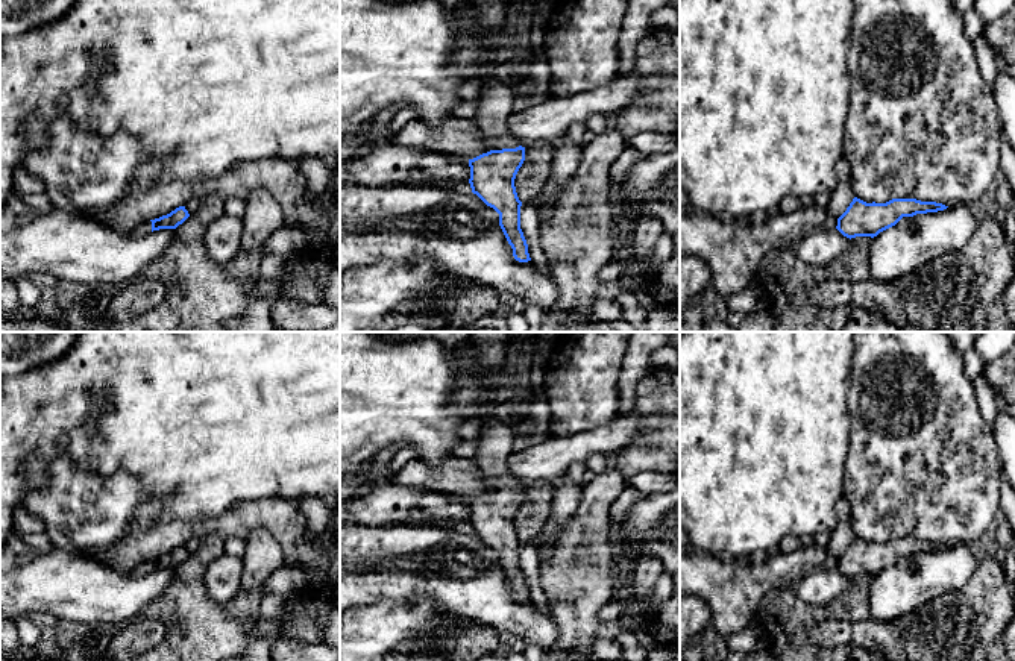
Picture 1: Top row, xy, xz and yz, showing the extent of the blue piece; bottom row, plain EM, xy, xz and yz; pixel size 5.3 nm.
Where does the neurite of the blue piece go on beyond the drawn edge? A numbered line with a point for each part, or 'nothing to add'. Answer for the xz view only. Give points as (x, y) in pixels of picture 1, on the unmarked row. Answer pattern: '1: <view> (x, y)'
1: xz (495, 438)

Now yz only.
1: yz (733, 590)

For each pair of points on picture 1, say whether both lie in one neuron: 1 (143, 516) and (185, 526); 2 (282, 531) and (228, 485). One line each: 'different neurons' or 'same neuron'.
1: same neuron
2: different neurons

